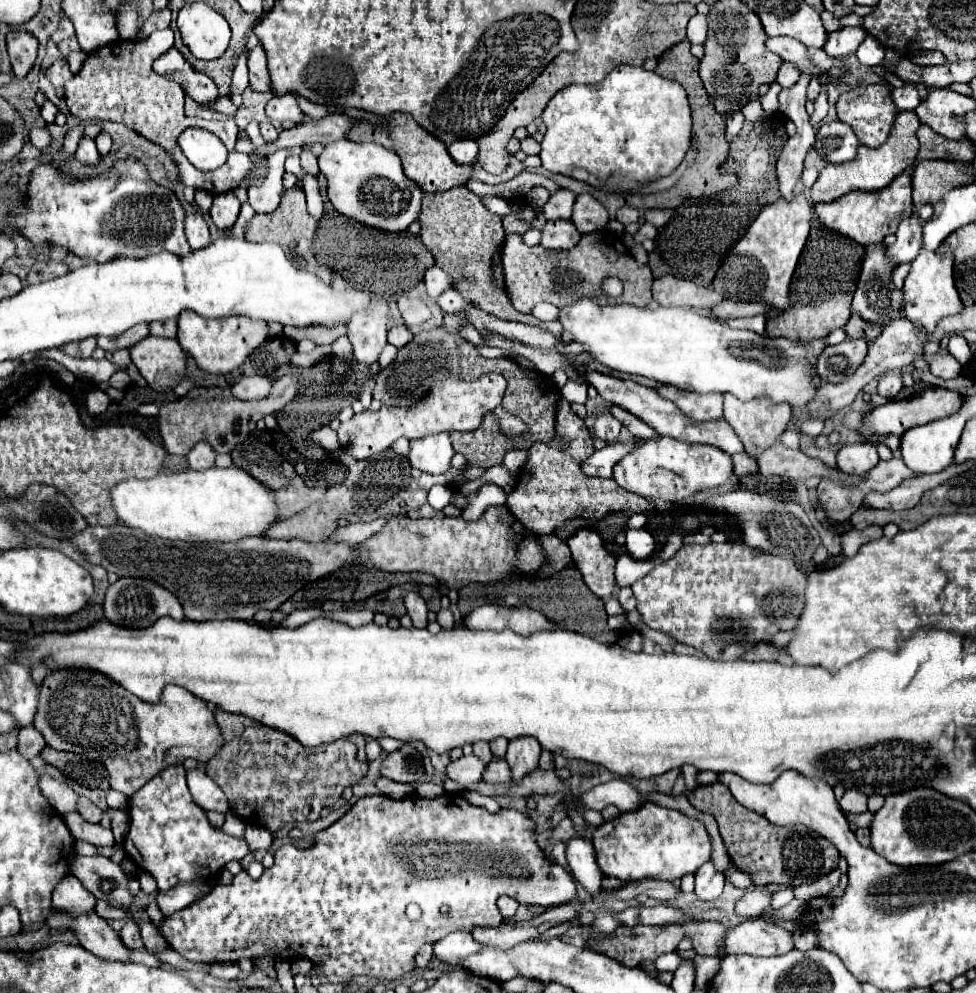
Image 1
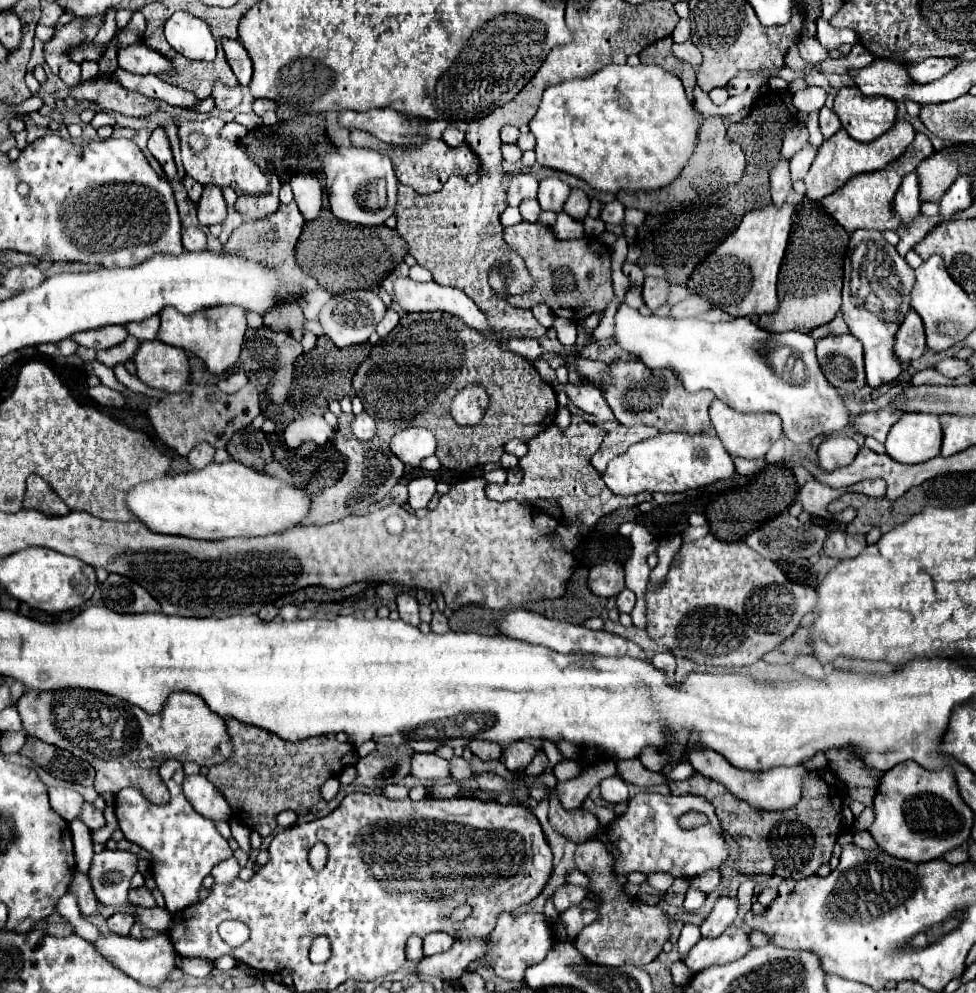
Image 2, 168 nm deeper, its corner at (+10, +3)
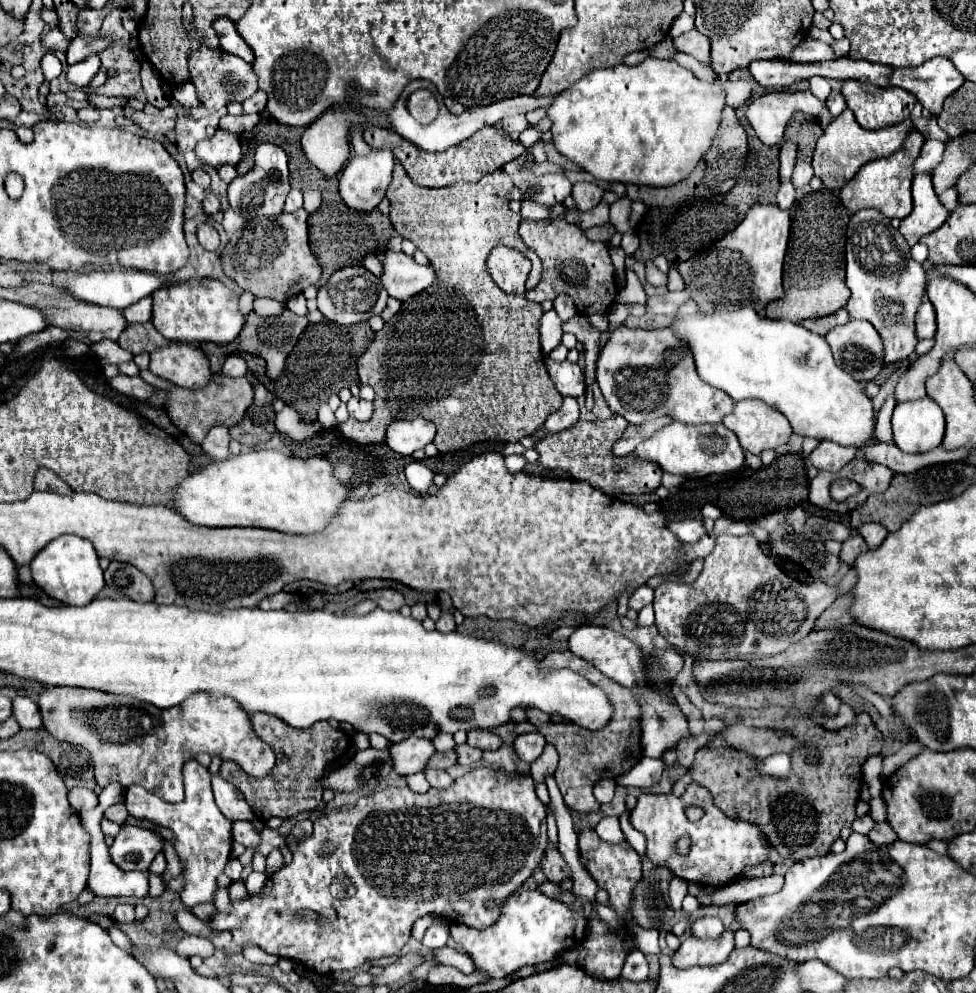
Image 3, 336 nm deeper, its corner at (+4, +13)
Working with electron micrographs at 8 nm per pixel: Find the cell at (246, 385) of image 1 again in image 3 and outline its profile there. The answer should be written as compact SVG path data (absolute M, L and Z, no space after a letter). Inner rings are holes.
M229 356L225 362L223 362L223 368L221 372L225 376L245 376L247 374L247 362L241 358L241 356Z

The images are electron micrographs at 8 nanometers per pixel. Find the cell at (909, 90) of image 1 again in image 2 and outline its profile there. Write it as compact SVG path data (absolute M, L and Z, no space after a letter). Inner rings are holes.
M925 58L921 62L907 64L905 70L913 82L927 84L927 82L933 82L933 80L941 78L943 74L947 74L955 64L957 62L951 62L949 58Z

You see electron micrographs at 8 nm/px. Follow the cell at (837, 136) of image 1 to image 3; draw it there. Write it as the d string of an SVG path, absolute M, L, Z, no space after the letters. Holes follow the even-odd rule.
M831 90L831 94L829 94L827 102L825 102L825 106L831 110L831 114L833 114L833 116L839 116L839 114L847 108L843 94L841 94L841 92L835 92L835 90Z

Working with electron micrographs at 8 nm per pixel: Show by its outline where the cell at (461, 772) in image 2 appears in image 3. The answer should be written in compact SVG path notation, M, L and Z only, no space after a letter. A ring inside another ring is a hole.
M455 750L451 752L435 752L429 758L429 764L425 768L437 768L437 770L447 770L455 764Z

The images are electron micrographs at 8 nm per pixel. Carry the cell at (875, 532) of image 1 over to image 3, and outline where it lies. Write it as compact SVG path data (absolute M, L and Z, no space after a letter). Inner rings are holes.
M855 534L855 536L851 536L849 540L845 540L843 542L843 550L841 550L841 560L845 562L845 564L849 564L849 566L853 566L855 564L855 560L857 560L857 556L859 554L863 554L867 550L867 544L865 544L865 540L863 540L863 536L859 536L859 534Z

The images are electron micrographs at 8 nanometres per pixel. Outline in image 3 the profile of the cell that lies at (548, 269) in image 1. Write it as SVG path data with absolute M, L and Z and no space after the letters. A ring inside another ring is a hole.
M563 218L551 222L521 222L519 234L543 262L543 274L537 288L525 292L529 300L543 302L553 300L557 294L569 294L575 300L577 310L585 316L607 314L611 310L617 296L617 282L605 242L587 240L575 224L569 224Z

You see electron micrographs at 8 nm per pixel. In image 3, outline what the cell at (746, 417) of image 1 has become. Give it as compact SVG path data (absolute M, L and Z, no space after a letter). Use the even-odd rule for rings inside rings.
M759 400L737 402L735 410L723 418L723 424L731 432L737 434L743 450L747 450L751 454L761 454L763 450L775 450L775 448L783 446L789 440L789 436L793 434L789 420L781 412L777 412L775 408L771 408L771 406L767 406L765 402L759 402Z

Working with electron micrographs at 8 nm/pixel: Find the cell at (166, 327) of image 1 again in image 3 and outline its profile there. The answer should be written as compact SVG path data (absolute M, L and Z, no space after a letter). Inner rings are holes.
M147 296L145 300L139 300L137 304L125 308L123 316L127 318L127 322L149 322L151 312L153 312L153 304L151 304L151 296Z

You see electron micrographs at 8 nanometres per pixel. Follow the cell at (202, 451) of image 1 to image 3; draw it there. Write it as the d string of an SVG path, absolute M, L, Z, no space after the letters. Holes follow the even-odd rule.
M215 426L207 438L203 440L203 452L209 454L213 460L227 460L229 458L229 428Z

